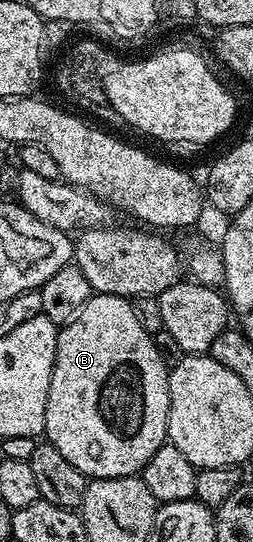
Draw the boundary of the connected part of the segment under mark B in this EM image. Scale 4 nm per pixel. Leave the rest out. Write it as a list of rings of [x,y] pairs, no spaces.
[[[95,293],[84,304],[84,308],[66,326],[58,331],[58,343],[56,344],[56,360],[52,368],[52,380],[48,384],[48,404],[46,405],[46,428],[45,437],[56,448],[60,448],[61,454],[68,459],[68,464],[80,468],[80,472],[87,479],[96,478],[129,478],[141,472],[148,460],[167,441],[166,425],[168,424],[168,408],[170,407],[170,370],[168,364],[160,356],[153,337],[140,326],[136,320],[136,312],[133,311],[134,303],[131,299],[121,298],[119,294]]]

